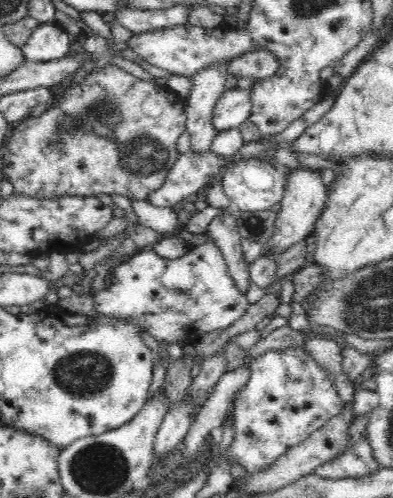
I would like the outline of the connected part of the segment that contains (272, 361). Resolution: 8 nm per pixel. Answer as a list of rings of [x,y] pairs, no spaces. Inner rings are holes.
[[[300,347],[286,349],[269,349],[250,364],[248,383],[238,392],[234,399],[233,411],[233,441],[227,448],[230,464],[240,464],[247,474],[258,472],[276,462],[290,447],[306,440],[315,430],[322,428],[344,408],[344,402],[335,390],[335,383],[328,371],[316,362]]]

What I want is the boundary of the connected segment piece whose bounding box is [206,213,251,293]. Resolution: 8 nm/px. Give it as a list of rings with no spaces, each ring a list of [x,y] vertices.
[[[221,213],[211,221],[206,232],[215,241],[225,258],[230,278],[234,281],[236,288],[242,293],[248,292],[251,280],[248,272],[249,264],[244,259],[237,220],[232,215]]]

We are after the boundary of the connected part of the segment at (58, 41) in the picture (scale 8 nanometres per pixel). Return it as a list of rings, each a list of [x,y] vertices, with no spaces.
[[[57,23],[39,24],[21,49],[25,60],[32,62],[58,60],[72,53],[70,36]]]

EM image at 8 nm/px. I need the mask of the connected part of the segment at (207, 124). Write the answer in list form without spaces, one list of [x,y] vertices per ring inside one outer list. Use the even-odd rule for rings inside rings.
[[[229,62],[208,66],[192,76],[192,88],[185,97],[186,131],[190,135],[191,150],[200,155],[211,150],[217,131],[212,123],[216,101],[225,92]]]

